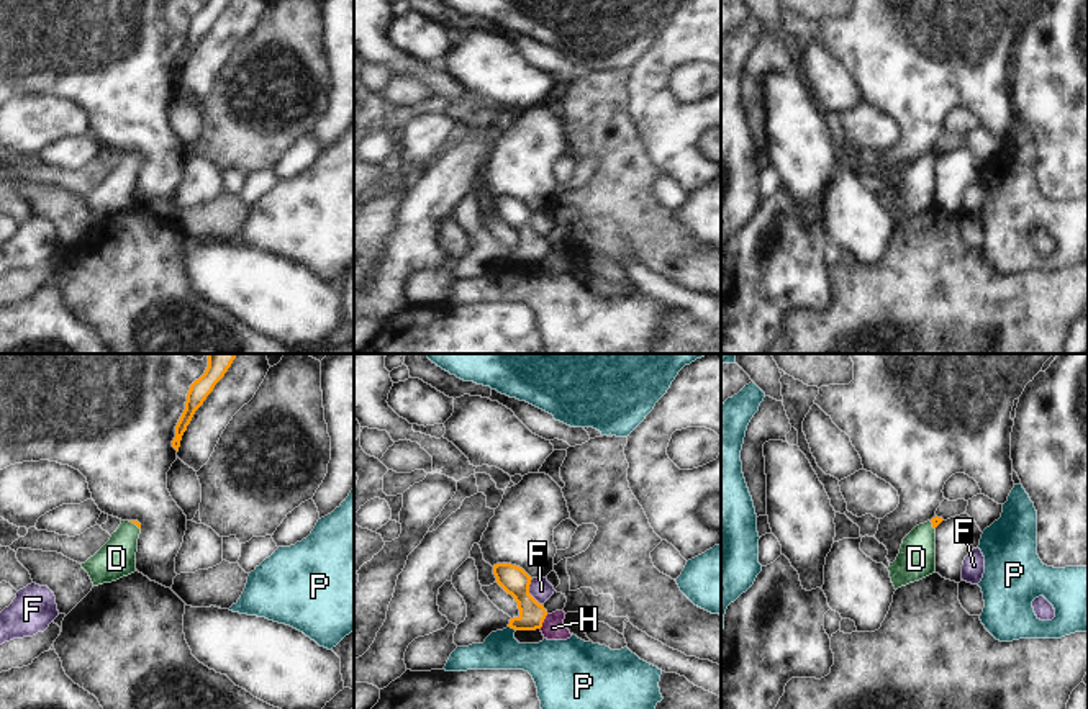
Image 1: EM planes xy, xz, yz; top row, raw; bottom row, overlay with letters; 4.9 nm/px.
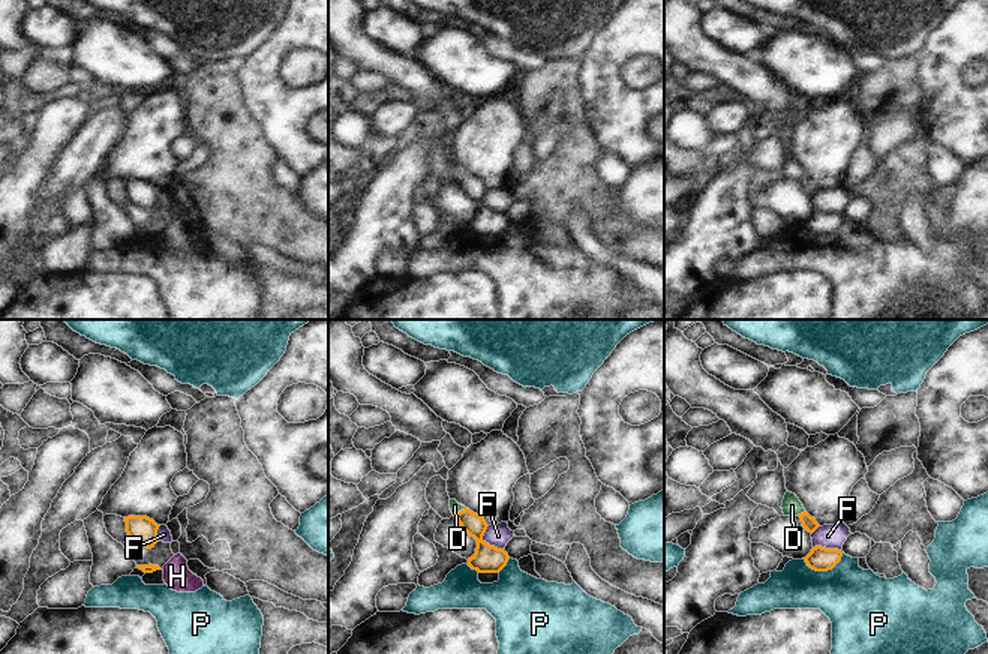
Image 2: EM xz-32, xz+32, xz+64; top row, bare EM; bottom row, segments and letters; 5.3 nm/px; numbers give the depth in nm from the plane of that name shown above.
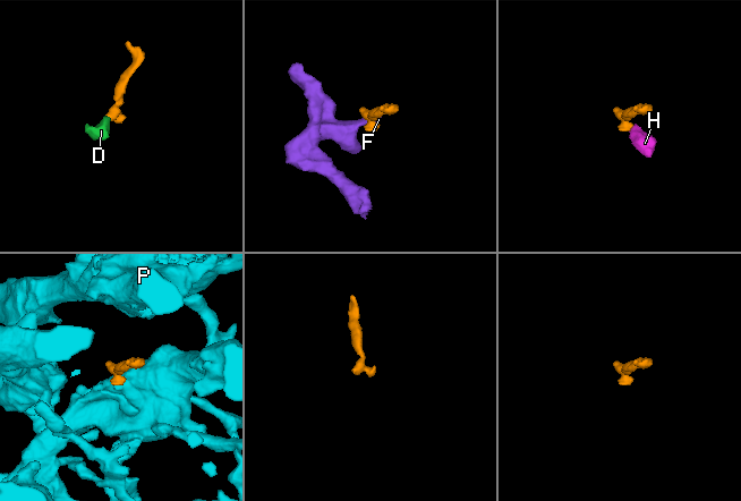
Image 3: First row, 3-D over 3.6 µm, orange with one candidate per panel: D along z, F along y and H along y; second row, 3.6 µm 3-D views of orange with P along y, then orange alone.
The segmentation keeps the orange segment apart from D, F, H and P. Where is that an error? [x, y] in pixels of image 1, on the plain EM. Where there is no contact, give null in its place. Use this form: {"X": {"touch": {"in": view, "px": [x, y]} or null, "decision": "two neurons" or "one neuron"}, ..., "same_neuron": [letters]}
{"D": {"touch": {"in": "xy", "px": [135, 156]}, "decision": "one neuron"}, "F": {"touch": {"in": "xz", "px": [528, 225]}, "decision": "two neurons"}, "H": {"touch": {"in": "xz", "px": [543, 254]}, "decision": "two neurons"}, "P": {"touch": {"in": "xz", "px": [512, 261]}, "decision": "two neurons"}, "same_neuron": ["D"]}

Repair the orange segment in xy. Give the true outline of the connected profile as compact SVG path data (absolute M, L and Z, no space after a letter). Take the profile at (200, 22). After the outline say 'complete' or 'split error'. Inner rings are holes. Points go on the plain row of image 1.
M206 0L205 7L190 18L187 26L185 43L175 59L172 80L179 85L180 74L195 44L203 38L215 18L224 10L229 0Z; complete

